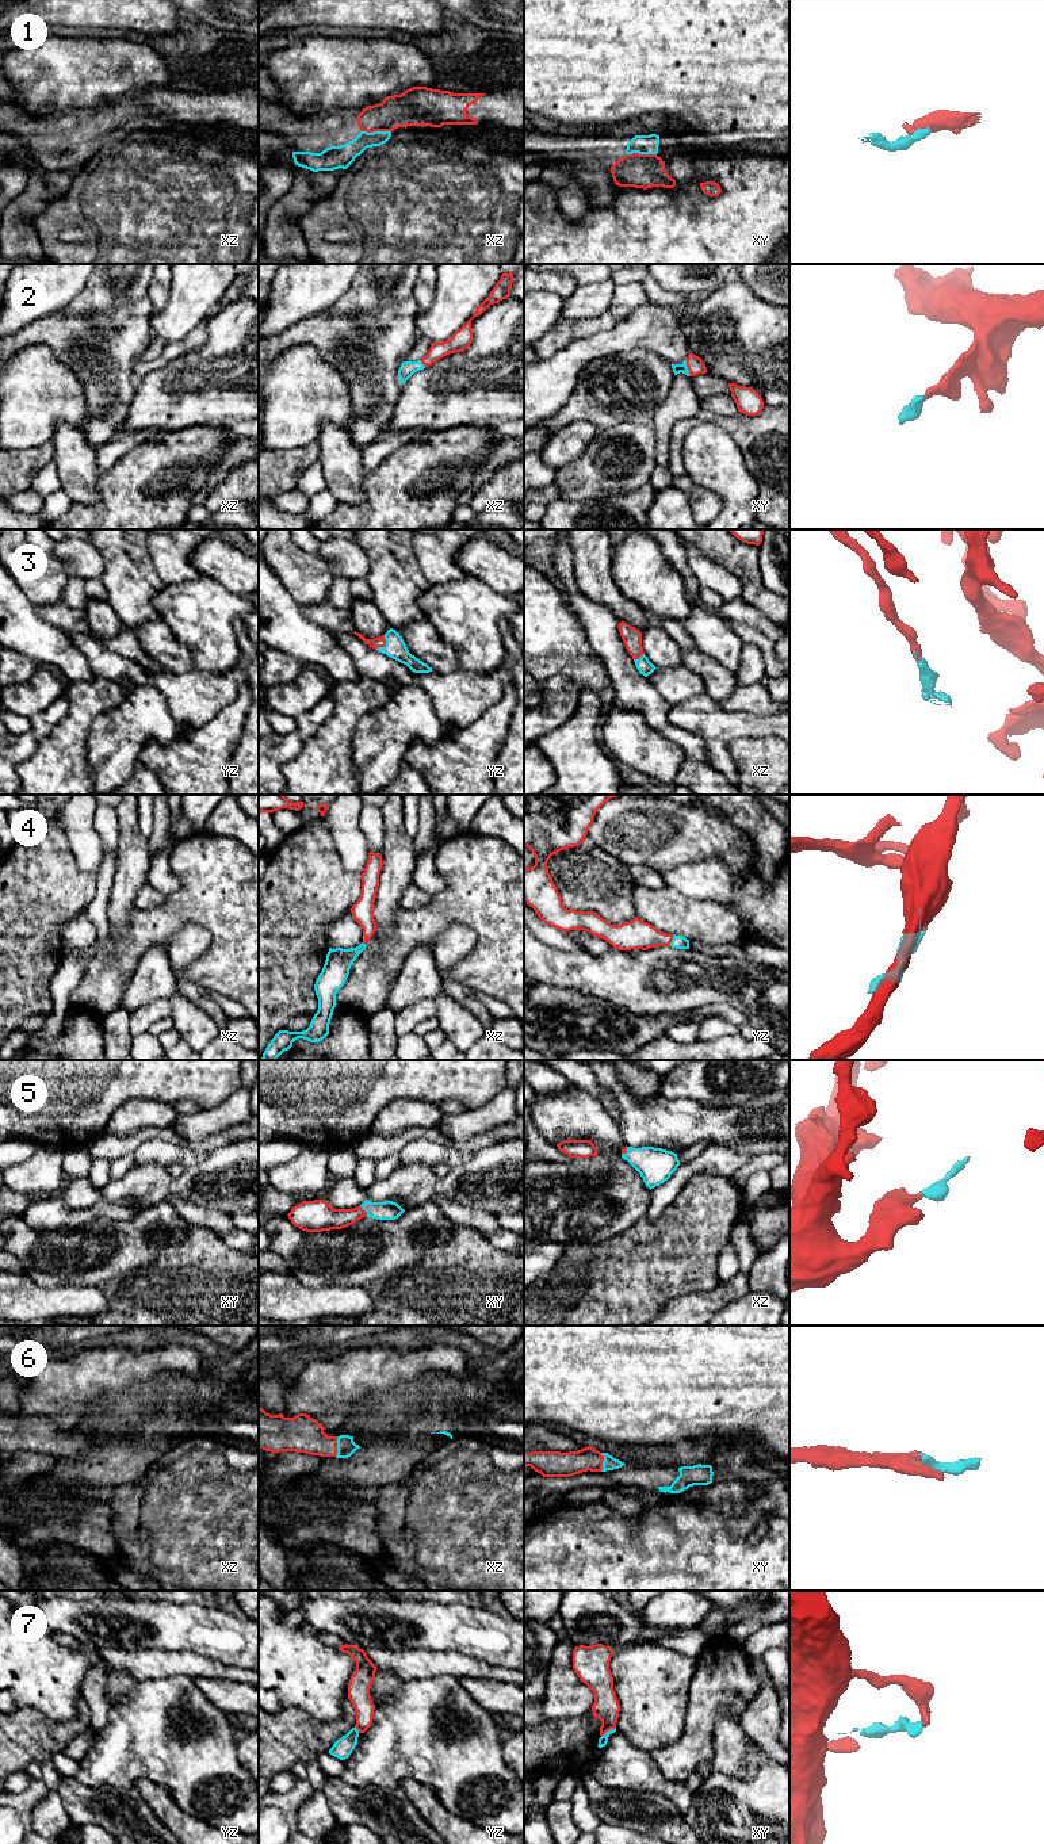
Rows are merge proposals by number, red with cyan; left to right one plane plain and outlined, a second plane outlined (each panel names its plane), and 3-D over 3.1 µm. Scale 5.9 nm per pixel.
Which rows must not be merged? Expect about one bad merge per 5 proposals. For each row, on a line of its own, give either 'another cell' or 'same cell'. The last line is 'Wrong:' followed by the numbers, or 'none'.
1: same cell
2: same cell
3: same cell
4: same cell
5: same cell
6: same cell
7: another cell
Wrong: 7

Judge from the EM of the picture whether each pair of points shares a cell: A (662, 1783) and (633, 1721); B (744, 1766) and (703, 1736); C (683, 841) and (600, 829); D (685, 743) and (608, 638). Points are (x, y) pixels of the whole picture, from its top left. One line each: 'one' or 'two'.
A: two
B: two
C: one
D: one

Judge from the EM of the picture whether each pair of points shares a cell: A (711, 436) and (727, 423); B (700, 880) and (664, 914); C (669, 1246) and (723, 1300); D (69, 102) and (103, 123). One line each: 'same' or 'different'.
A: different
B: different
C: different
D: different

